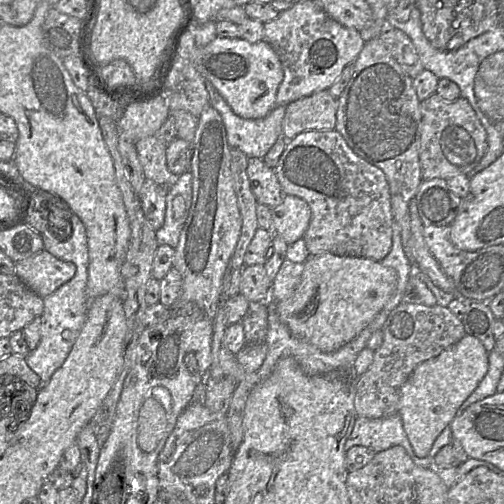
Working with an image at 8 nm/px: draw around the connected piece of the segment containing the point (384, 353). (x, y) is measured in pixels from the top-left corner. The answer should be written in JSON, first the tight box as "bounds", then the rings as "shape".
{"bounds":[354,302,466,419],"shape":[[[403,302],[389,313],[381,331],[383,331],[383,342],[374,352],[374,359],[371,366],[364,374],[360,376],[356,374],[354,406],[359,417],[377,419],[398,413],[401,388],[415,368],[422,362],[437,357],[466,335],[461,320],[447,307],[438,304],[427,306]]]}

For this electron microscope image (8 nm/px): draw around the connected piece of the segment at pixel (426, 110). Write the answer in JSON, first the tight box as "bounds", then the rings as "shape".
{"bounds":[420,94,488,180],"shape":[[[437,94],[420,102],[420,166],[423,180],[472,176],[488,148],[487,133],[465,98],[446,102]]]}

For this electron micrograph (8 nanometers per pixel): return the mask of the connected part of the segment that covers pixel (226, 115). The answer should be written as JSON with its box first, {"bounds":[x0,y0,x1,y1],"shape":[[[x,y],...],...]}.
{"bounds":[205,79,287,159],"shape":[[[205,79],[205,85],[210,106],[220,114],[231,148],[242,151],[248,158],[263,159],[278,138],[283,137],[282,122],[287,106],[276,106],[261,119],[246,119],[233,112],[211,82]]]}

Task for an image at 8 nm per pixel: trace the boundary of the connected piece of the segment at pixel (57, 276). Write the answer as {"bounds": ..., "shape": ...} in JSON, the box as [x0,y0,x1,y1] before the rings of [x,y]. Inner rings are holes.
{"bounds":[15,250,75,298],"shape":[[[46,250],[15,263],[15,275],[42,298],[70,281],[75,273],[72,262],[58,259]]]}

